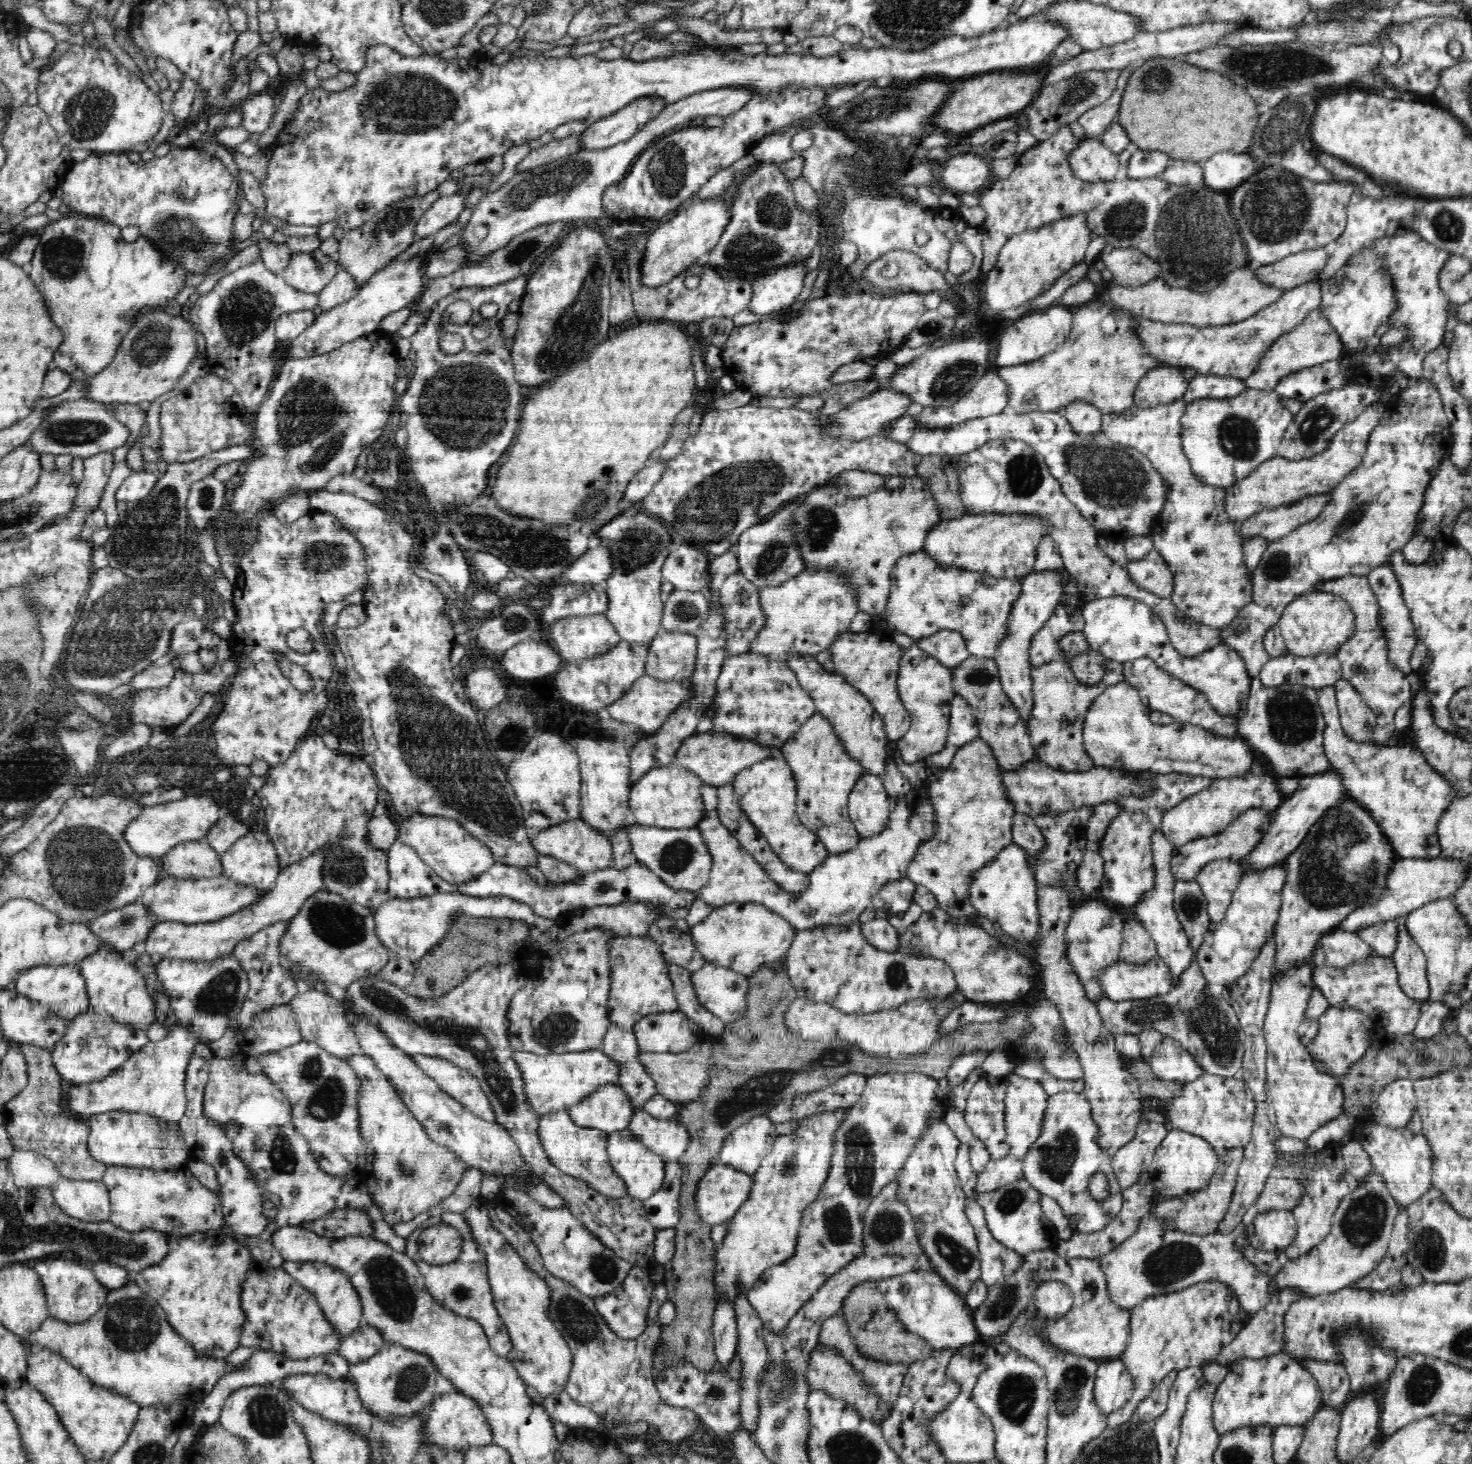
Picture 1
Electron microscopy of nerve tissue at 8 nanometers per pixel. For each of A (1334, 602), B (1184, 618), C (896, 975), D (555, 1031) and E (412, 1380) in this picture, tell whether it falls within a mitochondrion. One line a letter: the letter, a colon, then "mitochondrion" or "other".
A: other
B: other
C: mitochondrion
D: mitochondrion
E: mitochondrion

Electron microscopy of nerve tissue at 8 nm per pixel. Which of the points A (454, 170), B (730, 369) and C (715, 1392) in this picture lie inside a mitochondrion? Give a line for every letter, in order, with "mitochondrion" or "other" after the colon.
A: other
B: other
C: mitochondrion

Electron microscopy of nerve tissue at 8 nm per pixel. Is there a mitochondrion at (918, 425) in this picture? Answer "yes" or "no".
no

